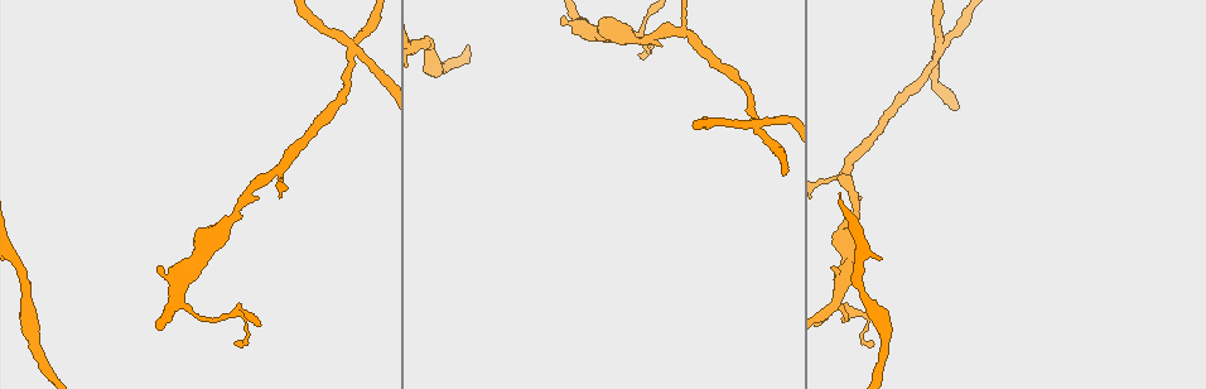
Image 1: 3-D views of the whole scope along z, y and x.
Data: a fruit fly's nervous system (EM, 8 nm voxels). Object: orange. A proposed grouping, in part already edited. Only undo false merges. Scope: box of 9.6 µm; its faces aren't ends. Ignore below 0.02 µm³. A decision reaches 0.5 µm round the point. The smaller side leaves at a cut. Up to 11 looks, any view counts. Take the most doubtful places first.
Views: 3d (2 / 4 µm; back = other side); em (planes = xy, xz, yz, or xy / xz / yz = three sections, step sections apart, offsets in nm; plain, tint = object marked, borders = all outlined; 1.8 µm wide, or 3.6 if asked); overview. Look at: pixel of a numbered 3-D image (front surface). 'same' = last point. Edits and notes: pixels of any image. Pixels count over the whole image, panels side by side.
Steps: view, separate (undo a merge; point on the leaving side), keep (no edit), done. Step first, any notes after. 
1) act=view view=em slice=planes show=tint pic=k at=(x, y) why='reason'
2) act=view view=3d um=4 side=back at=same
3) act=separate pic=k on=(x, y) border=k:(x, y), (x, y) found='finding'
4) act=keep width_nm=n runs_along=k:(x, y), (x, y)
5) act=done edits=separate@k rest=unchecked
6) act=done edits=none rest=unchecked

act=view view=3d um=4 pic=1 at=(937, 50) why='sharp bend'

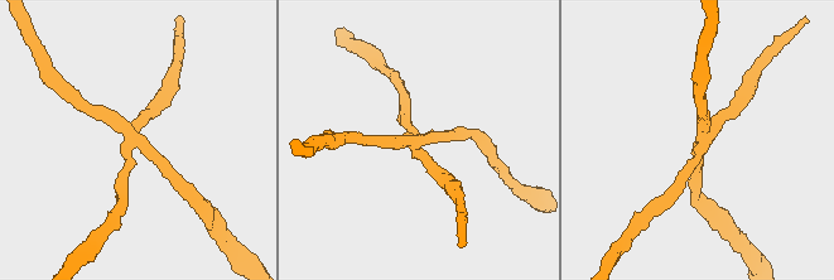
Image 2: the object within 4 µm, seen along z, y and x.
act=view view=em slice=xy step=16 show=tint pic=2 at=(129, 146) arms=4

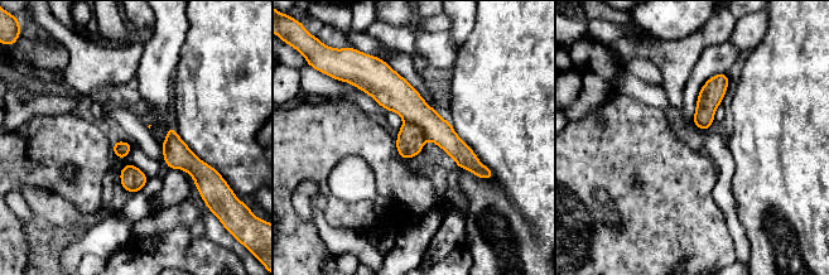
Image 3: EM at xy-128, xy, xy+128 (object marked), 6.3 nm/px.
act=view view=em slice=planes show=tint at=same why='another direction'

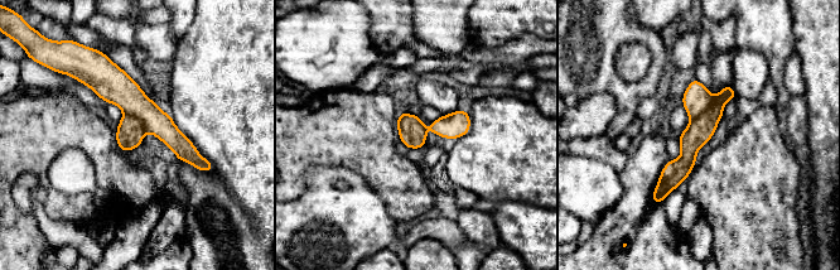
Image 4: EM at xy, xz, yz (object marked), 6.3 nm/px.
act=separate pic=4 on=(696, 99) part_leaving=4:(82, 80), (125, 92), (202, 165) found='two cells meet here'

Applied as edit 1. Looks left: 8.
act=view view=overview why='redraw'

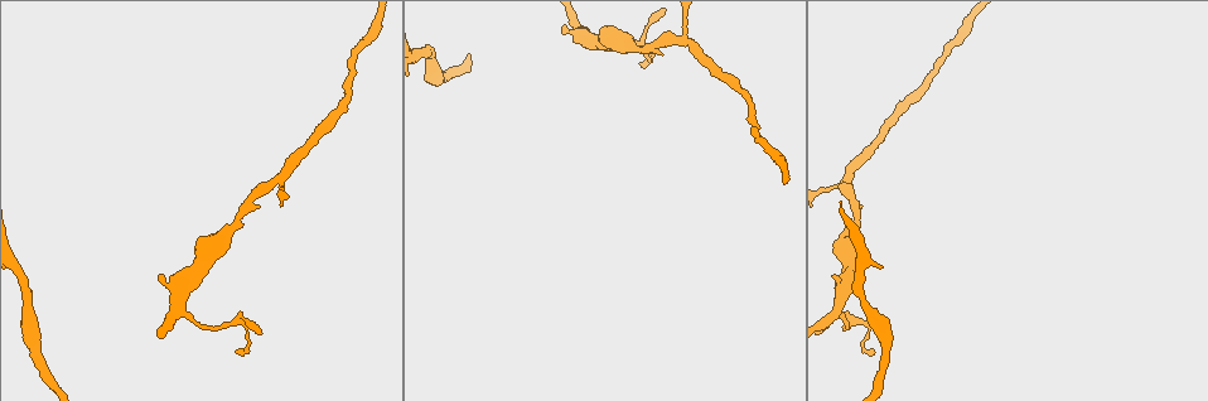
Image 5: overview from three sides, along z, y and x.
act=view view=em slice=xy step=16 show=tint pic=5 at=(874, 316) why='calibre changes'

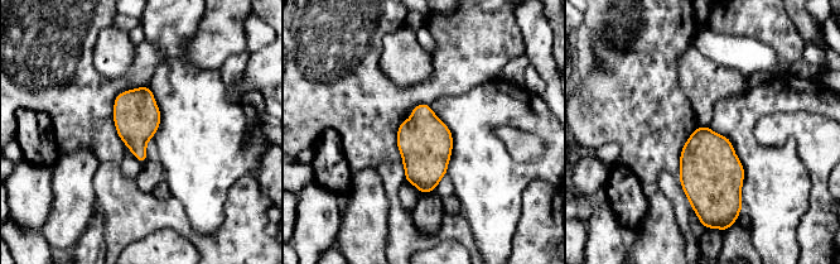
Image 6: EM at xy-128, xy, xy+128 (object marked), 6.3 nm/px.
act=view view=em slice=planes show=tint at=same why='cut it another way'

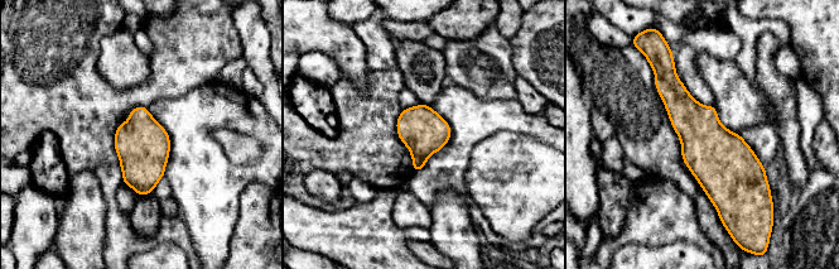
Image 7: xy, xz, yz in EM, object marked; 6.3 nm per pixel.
act=keep found='continuous, no second cell'

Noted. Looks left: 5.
act=view view=em slice=xz step=4 show=tint pic=5 at=(231, 324) why='sharp bend'

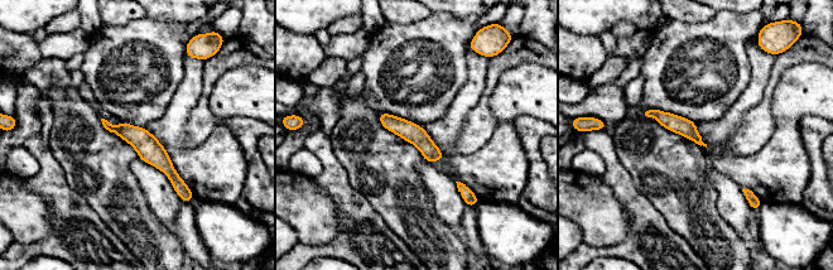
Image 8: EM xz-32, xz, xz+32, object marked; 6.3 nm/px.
act=keep runs_along=8:(109, 126), (136, 136), (184, 191) found='all the same cell'

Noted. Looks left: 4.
act=view view=3d um=4 side=back pic=5 at=(676, 43) why='sudden change in width'

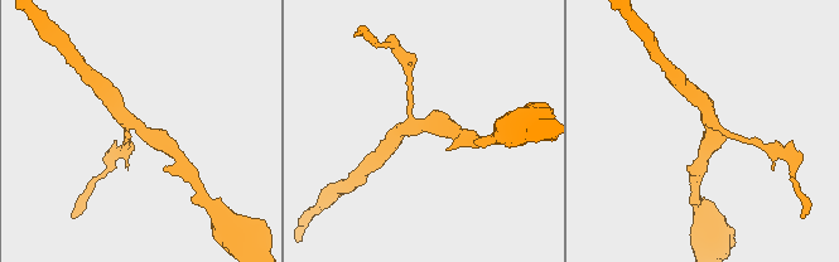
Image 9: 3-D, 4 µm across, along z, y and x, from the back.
act=view view=em slice=planes show=tint pic=9 at=(419, 125) arms=3 why='shape alone is not enough'

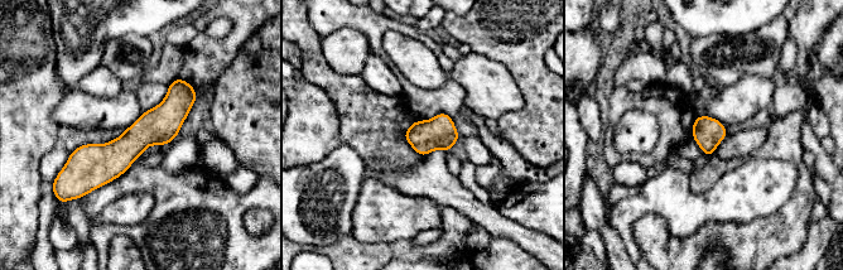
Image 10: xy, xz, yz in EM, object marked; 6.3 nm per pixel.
act=keep width_nm=190 runs_along=10:(188, 87), (115, 158), (76, 174) found='all the same cell'

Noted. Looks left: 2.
act=done edits=separate@4 rest=unchecked

